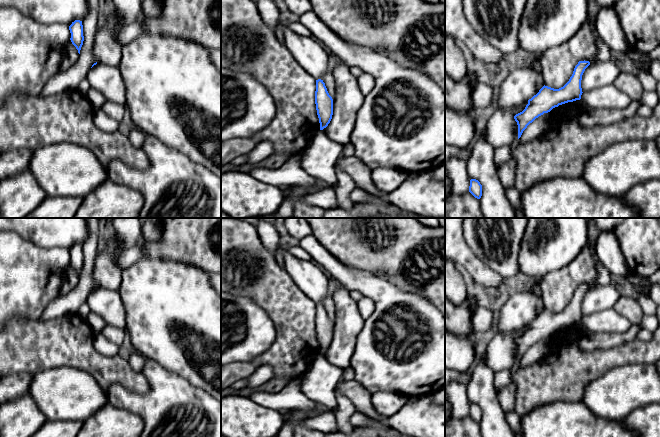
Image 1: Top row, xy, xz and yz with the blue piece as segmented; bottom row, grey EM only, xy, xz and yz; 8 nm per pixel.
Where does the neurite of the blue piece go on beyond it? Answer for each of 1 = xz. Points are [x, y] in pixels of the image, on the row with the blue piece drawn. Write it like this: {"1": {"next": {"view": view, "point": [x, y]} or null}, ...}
{"1": {"next": null}}

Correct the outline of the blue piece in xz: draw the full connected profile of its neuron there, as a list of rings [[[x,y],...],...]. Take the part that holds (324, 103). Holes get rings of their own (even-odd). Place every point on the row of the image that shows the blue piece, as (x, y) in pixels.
[[[316,80],[315,104],[320,123],[320,130],[328,126],[333,115],[333,99],[329,95],[323,80]]]

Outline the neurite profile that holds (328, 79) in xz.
[[[329,53],[327,71],[323,78],[323,82],[325,83],[327,91],[332,97],[333,101],[335,99],[335,81],[333,77],[333,70],[338,60],[339,58],[337,56],[335,56],[333,53]]]

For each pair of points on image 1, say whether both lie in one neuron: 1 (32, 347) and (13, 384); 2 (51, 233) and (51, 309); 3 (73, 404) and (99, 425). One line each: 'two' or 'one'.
1: two
2: two
3: two

